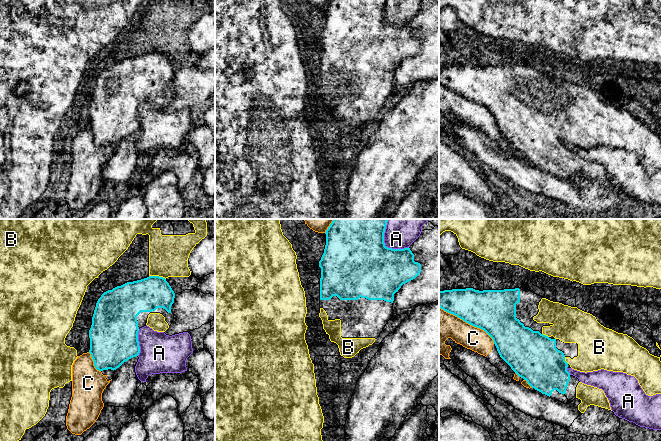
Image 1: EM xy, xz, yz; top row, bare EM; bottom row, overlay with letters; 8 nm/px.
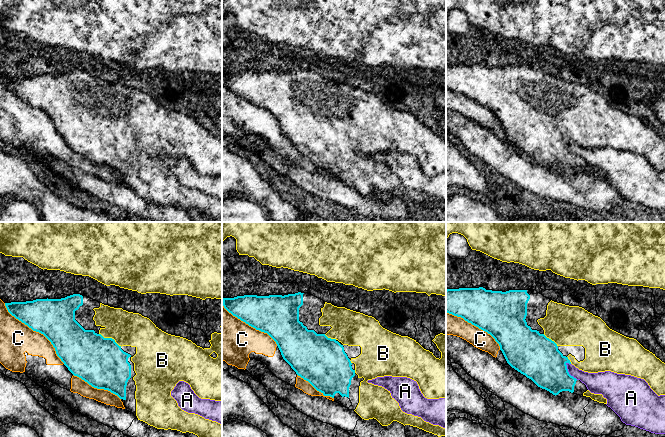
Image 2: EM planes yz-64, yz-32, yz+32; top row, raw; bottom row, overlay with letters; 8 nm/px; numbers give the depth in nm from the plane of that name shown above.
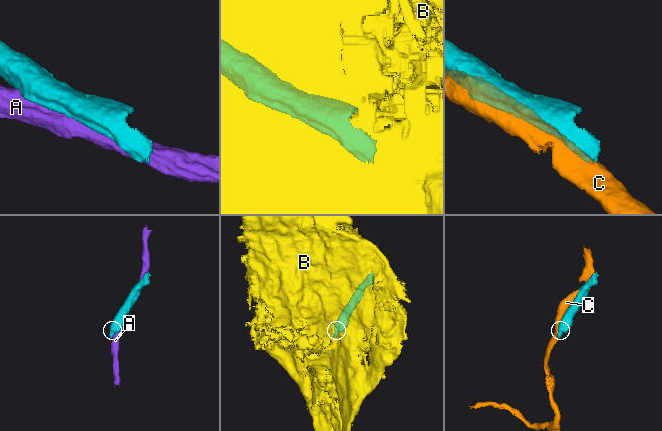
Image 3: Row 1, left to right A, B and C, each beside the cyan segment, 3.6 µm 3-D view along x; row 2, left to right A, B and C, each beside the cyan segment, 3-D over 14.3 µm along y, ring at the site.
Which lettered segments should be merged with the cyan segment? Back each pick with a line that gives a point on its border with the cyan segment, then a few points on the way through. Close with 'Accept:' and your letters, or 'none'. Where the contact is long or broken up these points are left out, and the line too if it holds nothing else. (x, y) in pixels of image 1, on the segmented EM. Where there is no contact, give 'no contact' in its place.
Accept: none

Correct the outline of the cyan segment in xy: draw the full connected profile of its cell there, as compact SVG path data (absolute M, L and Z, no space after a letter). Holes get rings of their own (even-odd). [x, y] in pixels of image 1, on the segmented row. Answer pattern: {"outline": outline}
{"outline": "M149 276L147 278L127 282L112 290L104 292L96 303L89 330L89 353L97 370L116 370L124 362L140 353L138 341L139 329L146 326L150 313L160 313L170 326L174 320L171 306L175 293L165 278Z"}

